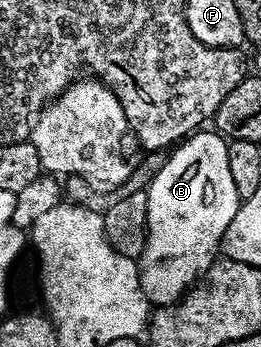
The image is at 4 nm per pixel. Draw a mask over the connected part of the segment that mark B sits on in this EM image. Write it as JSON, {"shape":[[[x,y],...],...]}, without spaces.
{"shape":[[[212,129],[204,130],[194,132],[180,144],[174,145],[165,159],[163,168],[159,168],[159,172],[147,187],[149,219],[153,229],[167,247],[167,257],[164,259],[163,267],[165,266],[177,290],[187,289],[204,270],[212,268],[213,257],[216,256],[221,241],[224,238],[226,241],[227,235],[232,231],[233,221],[239,209],[239,199],[228,163],[229,142]]]}

